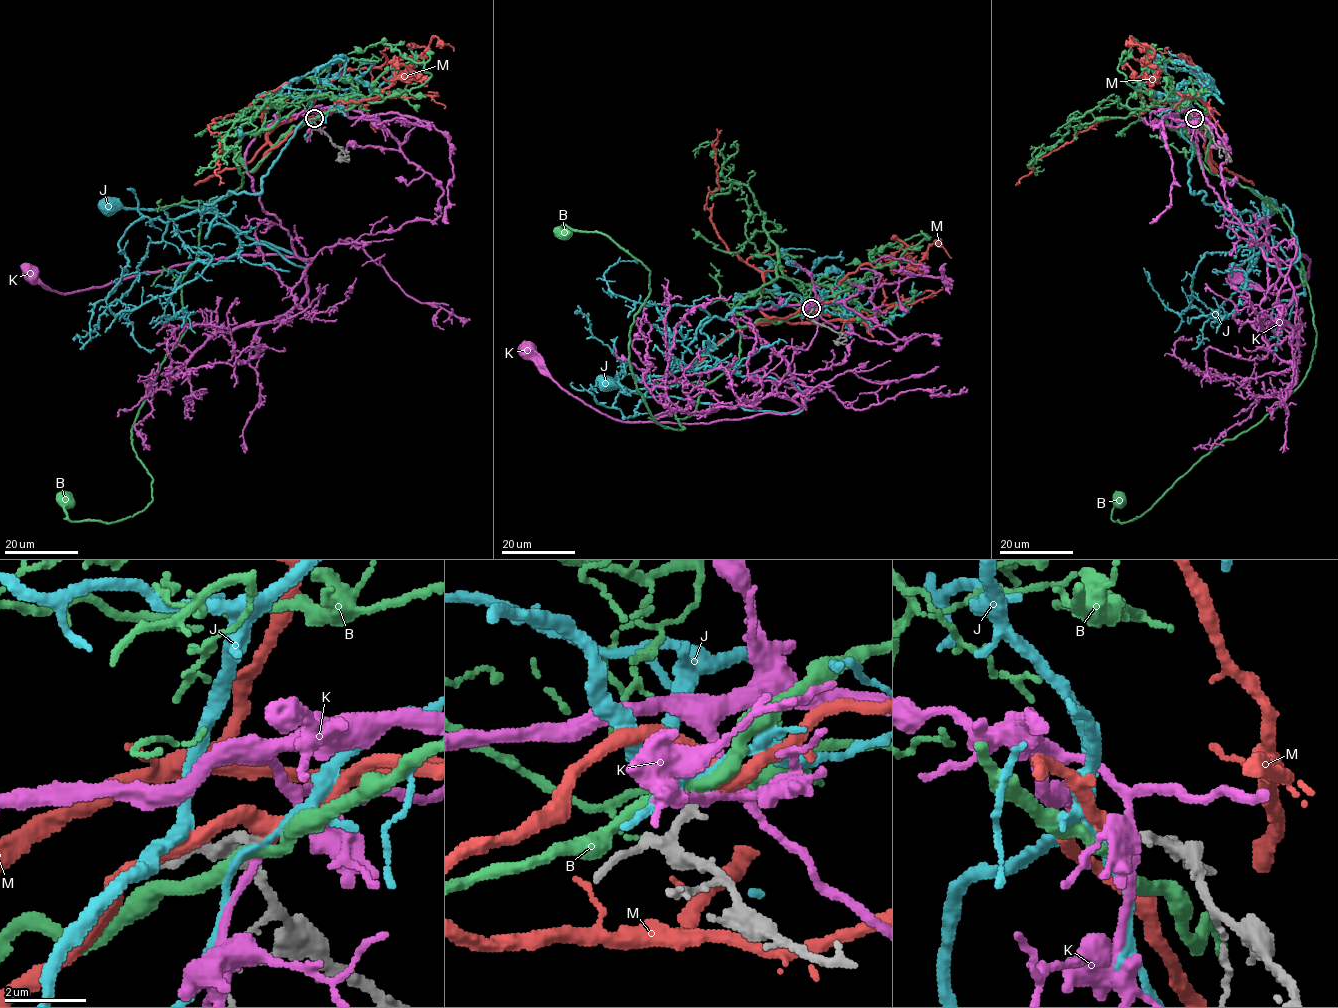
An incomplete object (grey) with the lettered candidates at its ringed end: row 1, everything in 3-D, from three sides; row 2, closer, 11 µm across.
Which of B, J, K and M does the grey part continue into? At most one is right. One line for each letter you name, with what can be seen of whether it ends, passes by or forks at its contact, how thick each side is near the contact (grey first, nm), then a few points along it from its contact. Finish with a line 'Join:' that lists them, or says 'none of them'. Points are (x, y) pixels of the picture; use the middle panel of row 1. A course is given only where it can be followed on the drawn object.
Join: none of them

